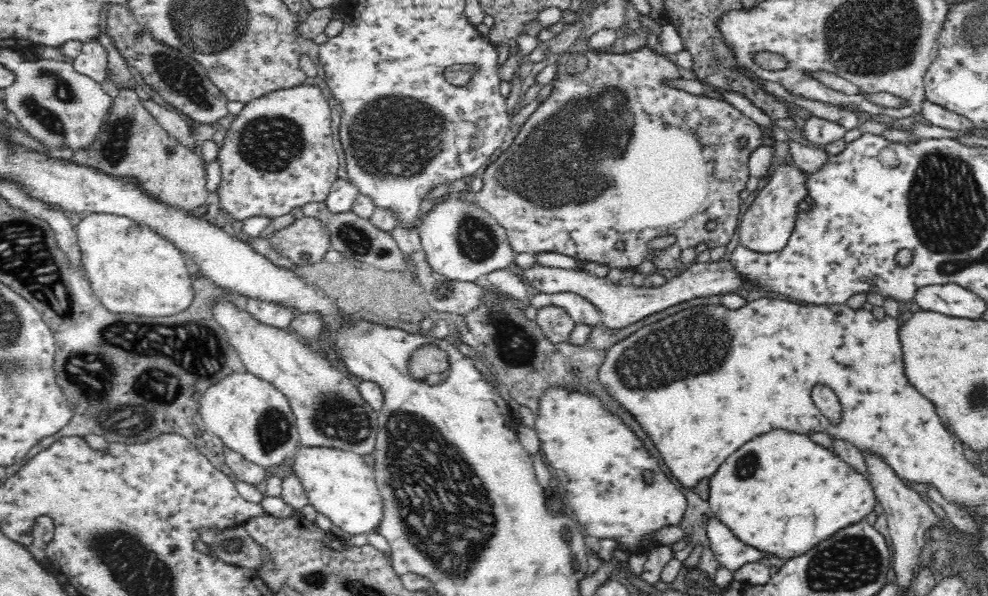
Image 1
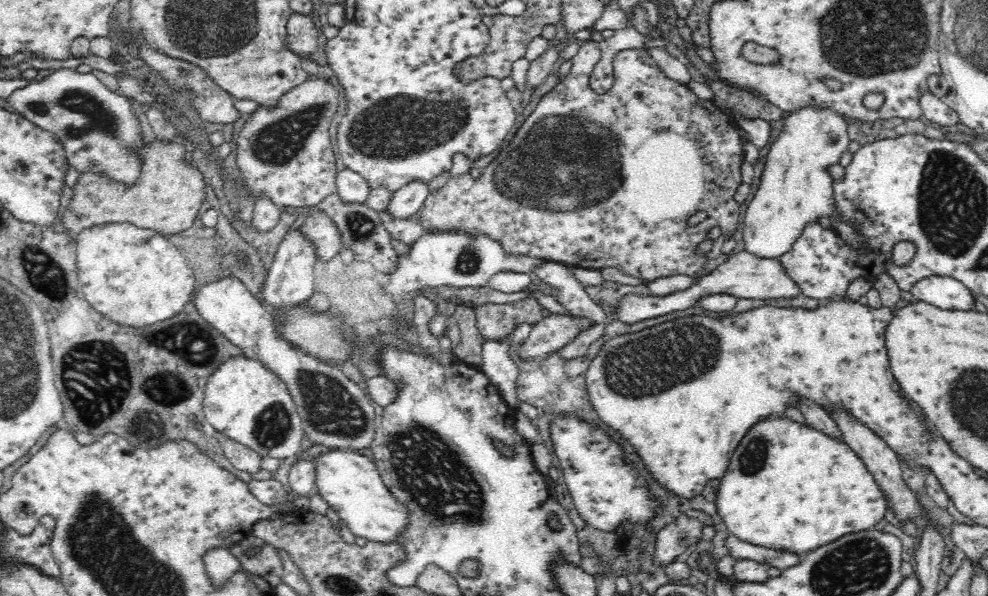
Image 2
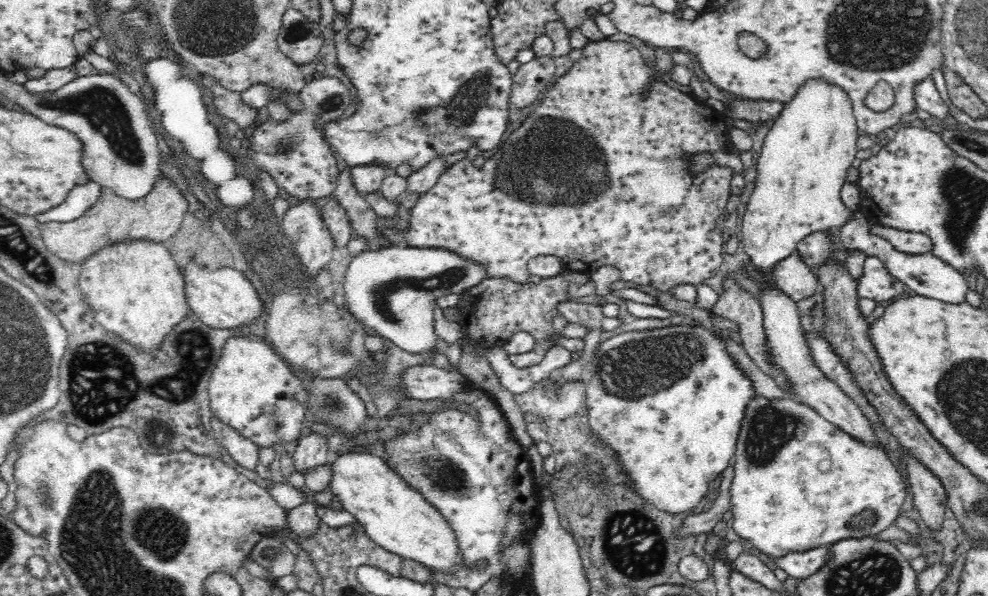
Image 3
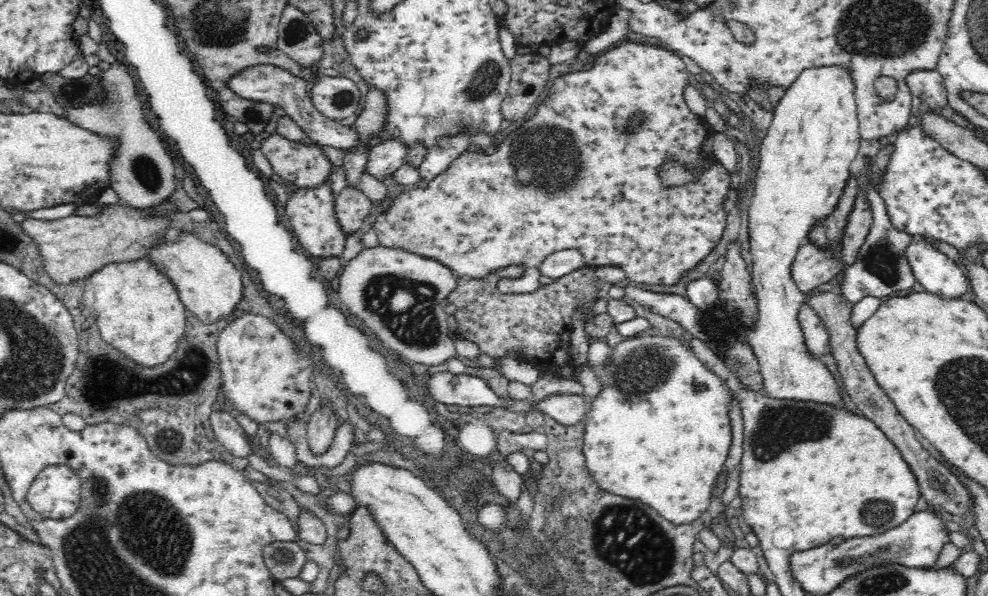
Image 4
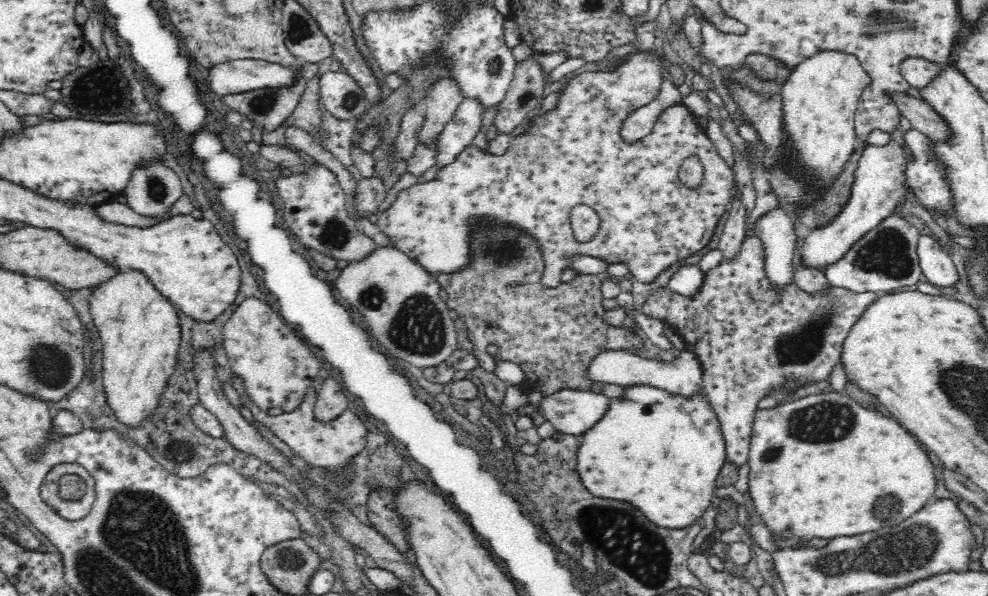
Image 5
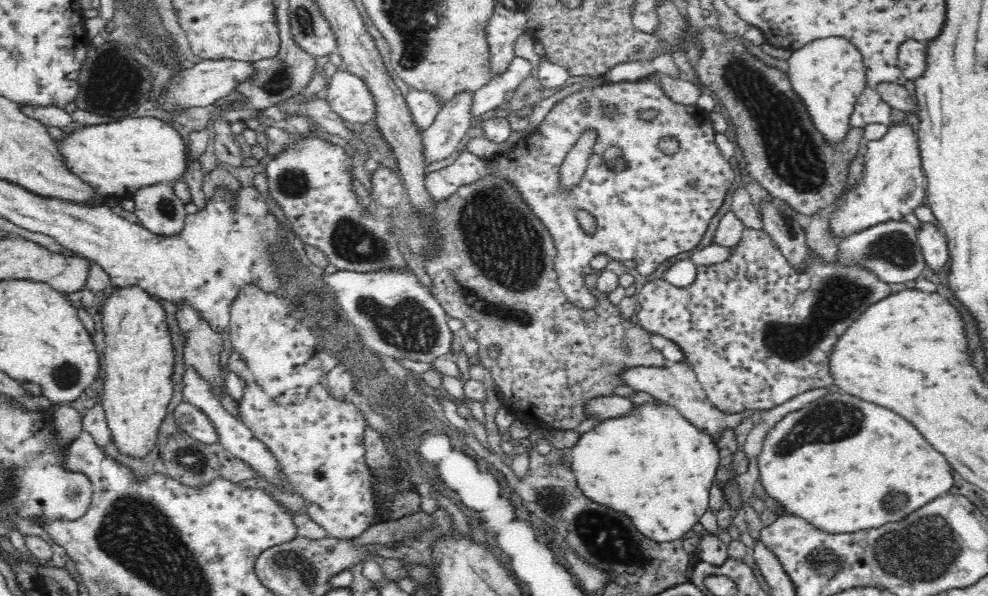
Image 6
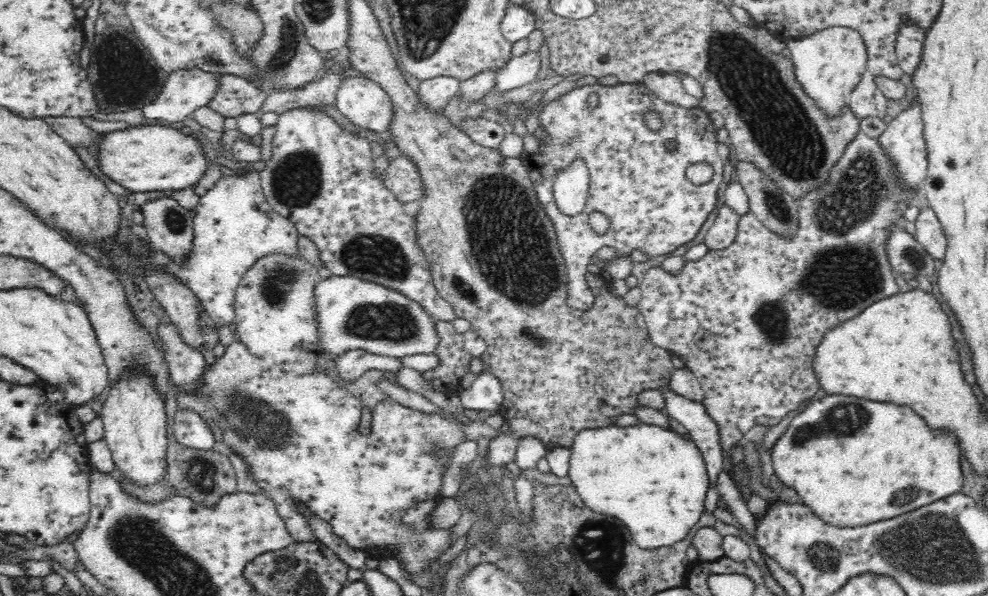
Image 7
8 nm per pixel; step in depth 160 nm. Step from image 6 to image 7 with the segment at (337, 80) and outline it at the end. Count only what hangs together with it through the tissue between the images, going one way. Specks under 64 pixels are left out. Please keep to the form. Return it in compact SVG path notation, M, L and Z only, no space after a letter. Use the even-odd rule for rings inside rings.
M346 78L335 104L357 127L372 132L389 132L396 116L392 97L370 78Z

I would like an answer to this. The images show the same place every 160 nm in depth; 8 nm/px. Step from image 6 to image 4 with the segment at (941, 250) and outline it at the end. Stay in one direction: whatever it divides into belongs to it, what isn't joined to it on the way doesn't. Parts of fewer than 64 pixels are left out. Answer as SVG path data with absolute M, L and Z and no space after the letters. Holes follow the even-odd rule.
M918 236L908 248L906 257L912 265L913 276L925 291L944 298L960 298L966 293L969 280L964 272L924 236Z

